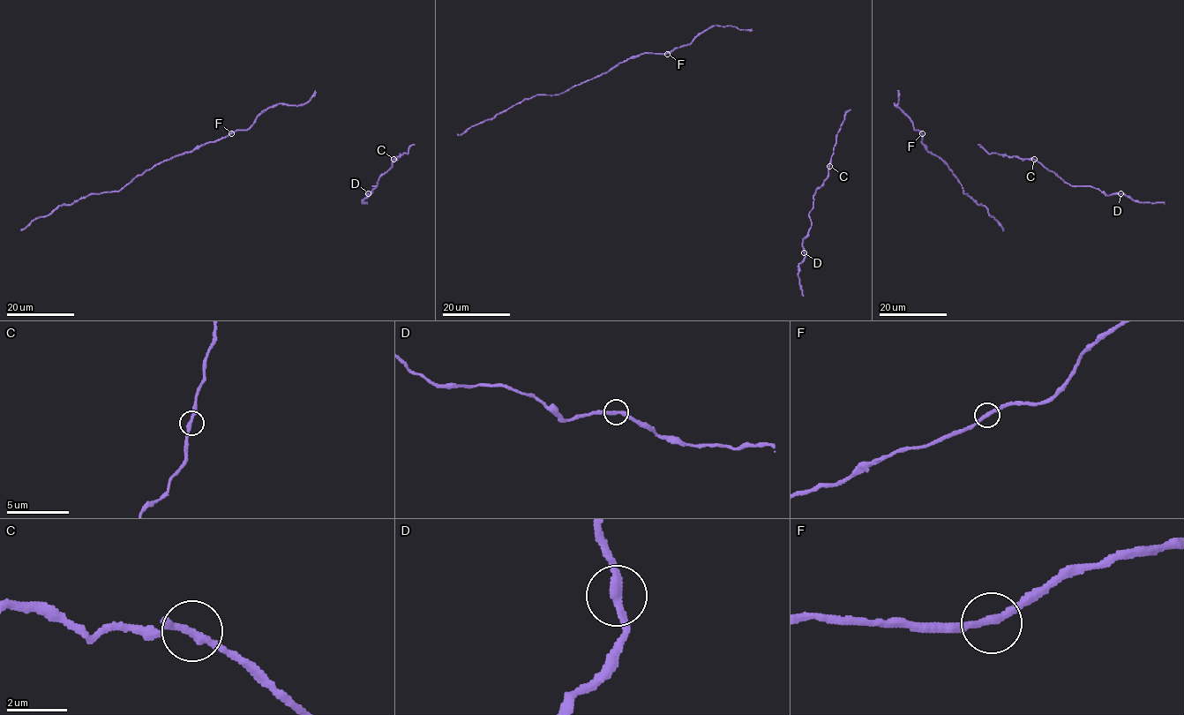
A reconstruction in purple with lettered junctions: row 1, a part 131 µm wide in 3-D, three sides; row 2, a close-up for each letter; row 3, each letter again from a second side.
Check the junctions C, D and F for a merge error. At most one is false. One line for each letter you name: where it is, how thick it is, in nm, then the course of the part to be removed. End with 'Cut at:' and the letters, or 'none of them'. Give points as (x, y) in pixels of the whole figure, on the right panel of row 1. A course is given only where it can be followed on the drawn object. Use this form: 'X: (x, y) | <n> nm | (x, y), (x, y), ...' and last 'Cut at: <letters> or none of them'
Cut at: none of them

